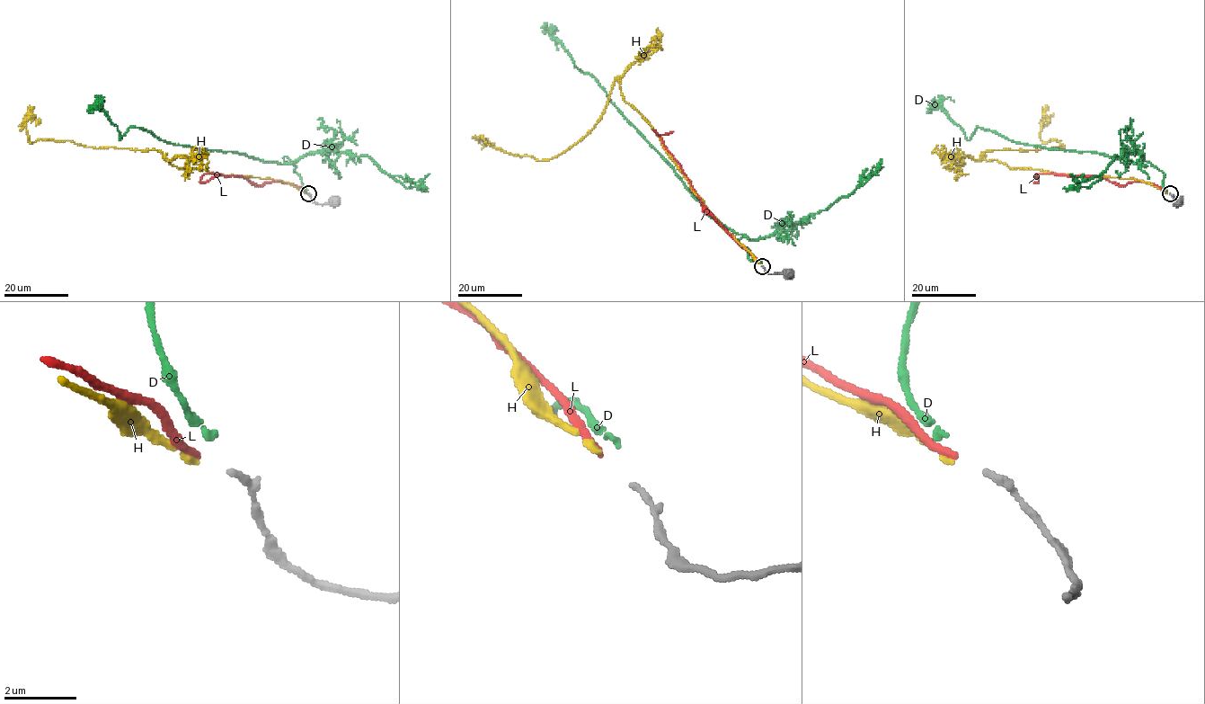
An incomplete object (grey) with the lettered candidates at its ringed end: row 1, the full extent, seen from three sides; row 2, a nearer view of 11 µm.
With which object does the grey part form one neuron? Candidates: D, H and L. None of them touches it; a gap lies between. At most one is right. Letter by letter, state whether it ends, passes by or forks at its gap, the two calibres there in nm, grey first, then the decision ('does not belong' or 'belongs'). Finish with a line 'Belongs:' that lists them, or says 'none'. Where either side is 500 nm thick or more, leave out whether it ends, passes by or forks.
D: it ends | 160/90 nm | does not belong
H: it ends | 160/140 nm | belongs
L: it ends | 160/190 nm | does not belong
Belongs: H

